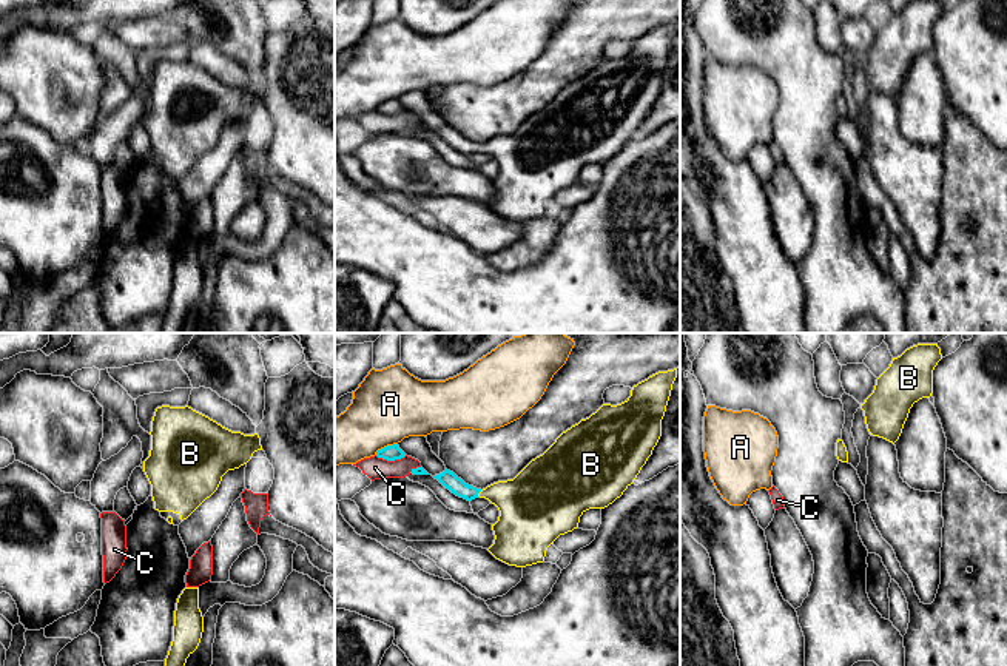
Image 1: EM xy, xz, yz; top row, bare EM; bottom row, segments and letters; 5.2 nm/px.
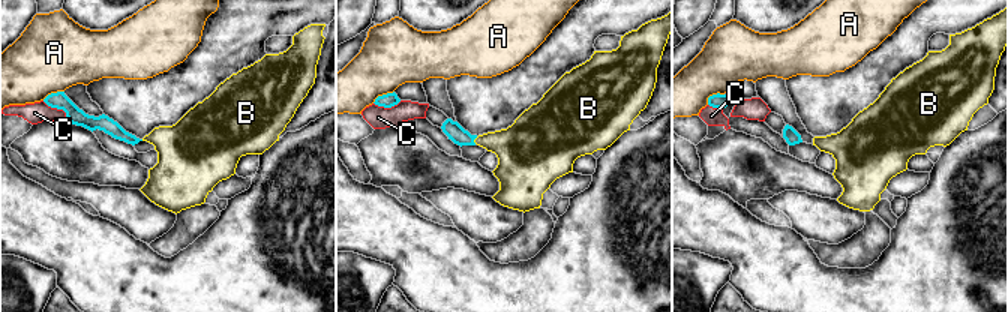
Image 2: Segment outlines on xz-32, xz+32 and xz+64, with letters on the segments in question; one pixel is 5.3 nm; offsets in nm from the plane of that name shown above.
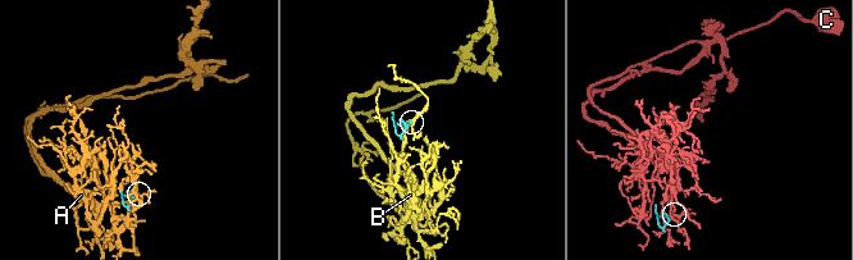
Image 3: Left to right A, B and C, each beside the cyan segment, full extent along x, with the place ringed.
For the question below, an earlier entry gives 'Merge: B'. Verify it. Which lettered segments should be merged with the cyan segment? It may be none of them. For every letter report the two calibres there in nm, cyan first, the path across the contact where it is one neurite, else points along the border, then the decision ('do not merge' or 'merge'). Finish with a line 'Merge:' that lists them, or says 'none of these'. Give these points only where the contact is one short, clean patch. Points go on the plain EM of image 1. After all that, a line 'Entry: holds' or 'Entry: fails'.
A: 80 nm thick on the cyan side, 380 nm on the other; border along xz (397, 97), (387, 99), (375, 108); do not merge
B: 90 nm thick on the cyan side, 280 nm on the other; runs through xz (449, 134), (463, 145), (478, 147), (505, 148), (525, 158); merge
C: 80 nm thick on the cyan side, 120 nm on the other; do not merge
Merge: B
Entry: holds

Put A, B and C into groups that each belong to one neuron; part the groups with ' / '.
A / B / C

